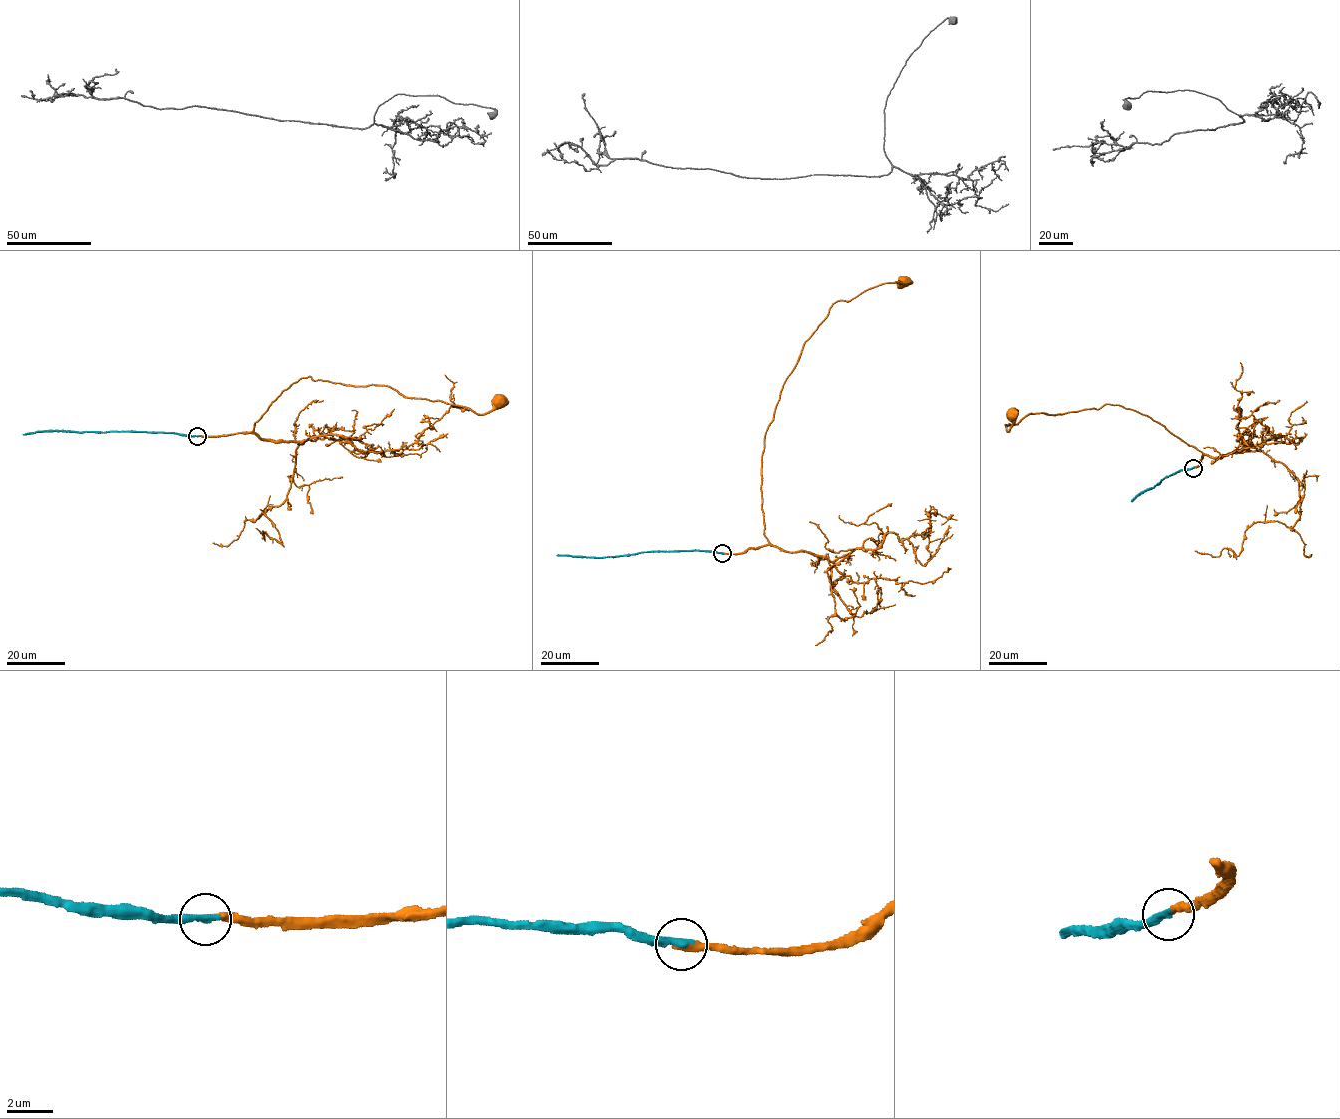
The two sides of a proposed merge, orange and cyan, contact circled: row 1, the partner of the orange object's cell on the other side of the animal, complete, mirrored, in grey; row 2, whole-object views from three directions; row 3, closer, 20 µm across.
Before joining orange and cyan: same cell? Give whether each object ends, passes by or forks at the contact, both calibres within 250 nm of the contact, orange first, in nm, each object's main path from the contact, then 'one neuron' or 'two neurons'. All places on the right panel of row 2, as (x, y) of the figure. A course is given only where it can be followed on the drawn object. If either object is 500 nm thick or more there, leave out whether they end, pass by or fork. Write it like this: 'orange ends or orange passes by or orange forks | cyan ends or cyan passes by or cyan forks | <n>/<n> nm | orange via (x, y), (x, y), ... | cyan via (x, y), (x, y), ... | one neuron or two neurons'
orange ends | cyan ends | 280/360 nm | orange via (1193, 467), (1202, 464), (1202, 452), (1149, 417), (1120, 405), (1031, 413), (1006, 424), (1008, 431), (1010, 414) | cyan via (1193, 468), (1166, 476), (1131, 501) | one neuron

